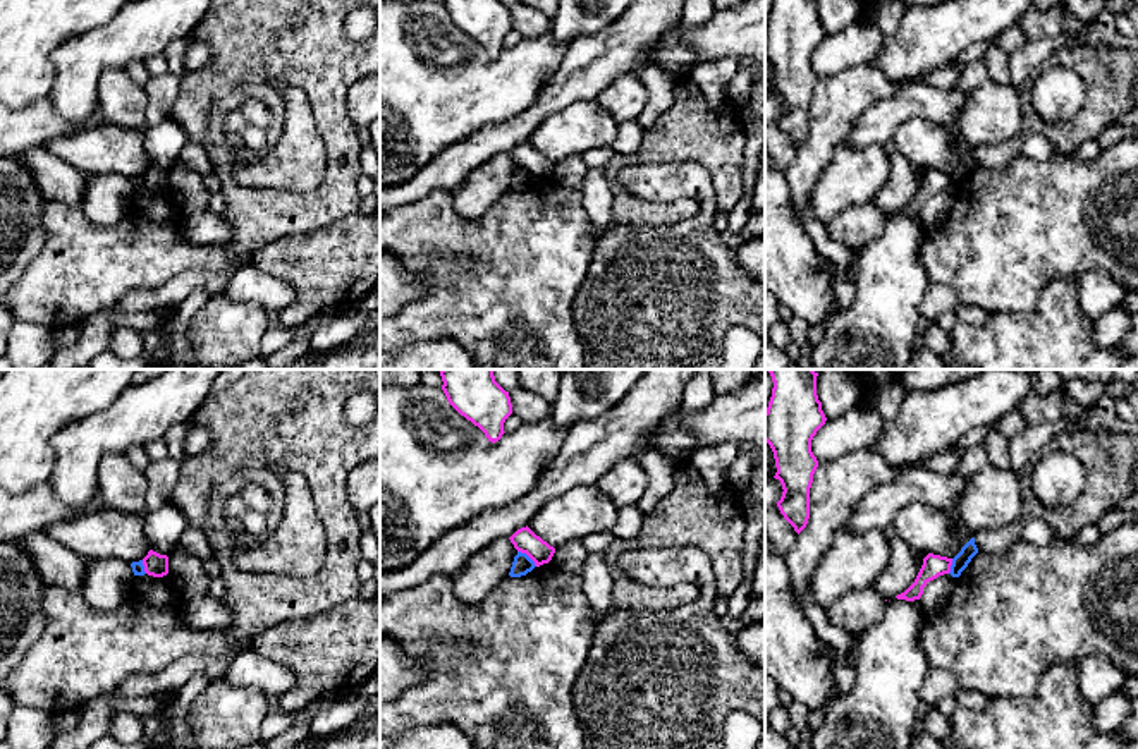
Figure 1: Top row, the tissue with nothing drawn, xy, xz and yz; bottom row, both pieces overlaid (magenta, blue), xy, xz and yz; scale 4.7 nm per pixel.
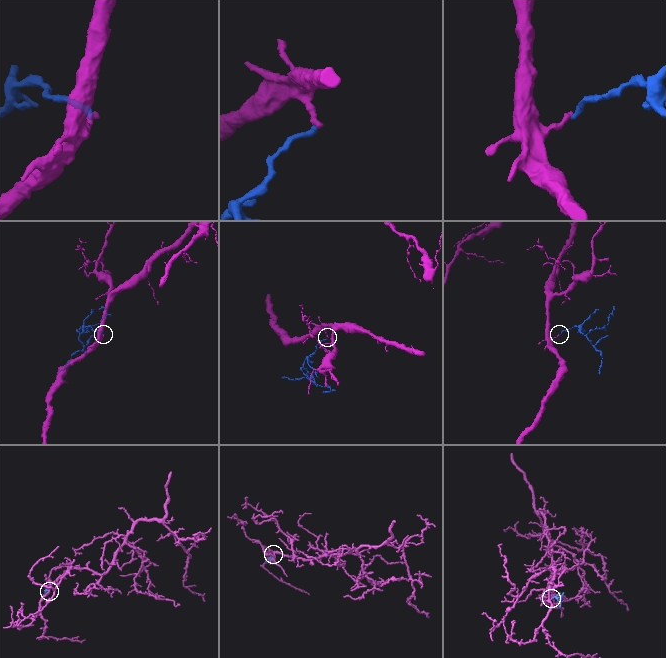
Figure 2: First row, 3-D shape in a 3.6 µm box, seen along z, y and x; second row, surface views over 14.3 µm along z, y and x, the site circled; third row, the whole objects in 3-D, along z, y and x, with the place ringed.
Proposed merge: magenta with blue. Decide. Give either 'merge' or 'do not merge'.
do not merge

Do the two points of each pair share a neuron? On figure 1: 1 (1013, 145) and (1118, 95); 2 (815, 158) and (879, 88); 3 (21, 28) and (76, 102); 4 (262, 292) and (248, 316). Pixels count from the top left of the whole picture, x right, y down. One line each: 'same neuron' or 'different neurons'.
1: same neuron
2: same neuron
3: different neurons
4: different neurons

